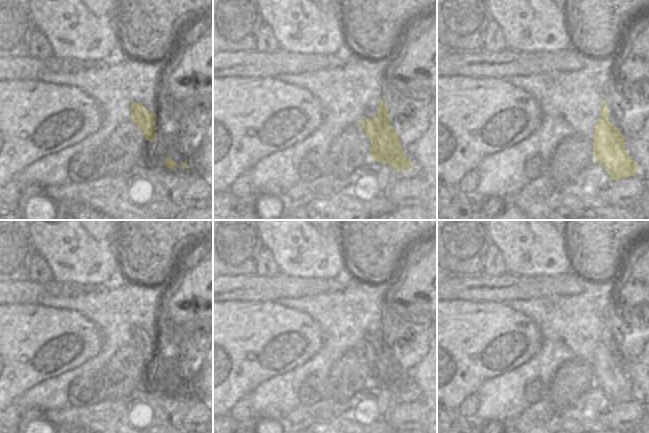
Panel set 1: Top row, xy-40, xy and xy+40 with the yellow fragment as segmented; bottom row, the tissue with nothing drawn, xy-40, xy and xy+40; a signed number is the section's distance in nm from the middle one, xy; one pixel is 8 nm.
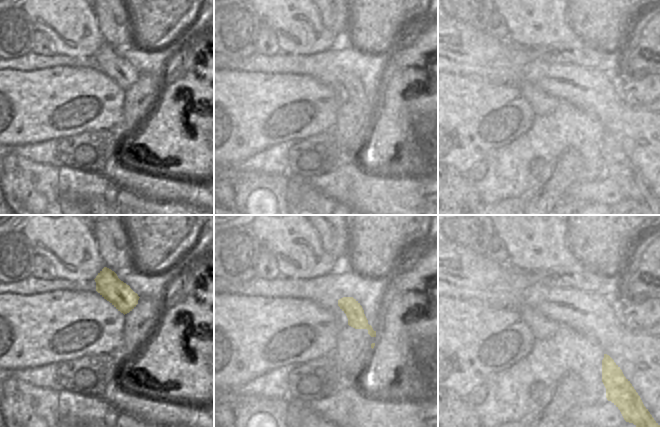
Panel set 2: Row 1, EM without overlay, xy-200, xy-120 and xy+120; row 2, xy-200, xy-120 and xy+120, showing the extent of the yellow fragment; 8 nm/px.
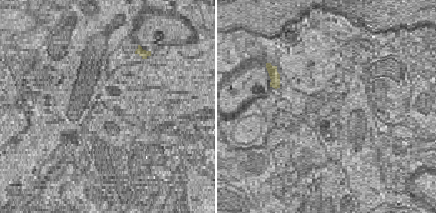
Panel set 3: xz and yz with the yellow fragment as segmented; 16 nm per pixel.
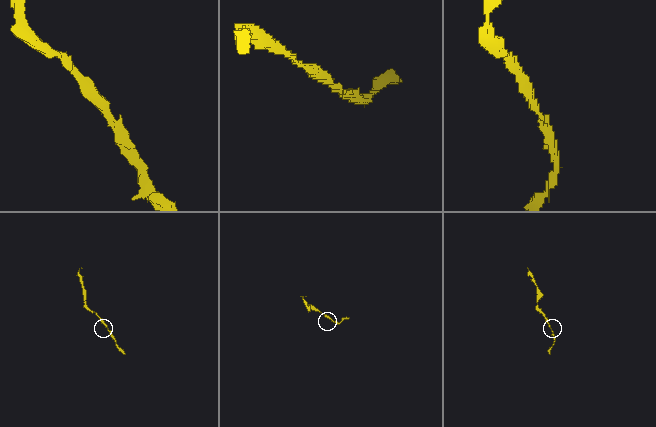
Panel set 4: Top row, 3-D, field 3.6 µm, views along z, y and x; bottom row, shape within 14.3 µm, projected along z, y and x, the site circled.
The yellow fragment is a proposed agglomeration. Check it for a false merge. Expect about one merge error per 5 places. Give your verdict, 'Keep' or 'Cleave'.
Keep.

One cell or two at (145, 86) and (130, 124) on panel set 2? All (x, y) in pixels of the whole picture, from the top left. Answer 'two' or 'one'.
one

